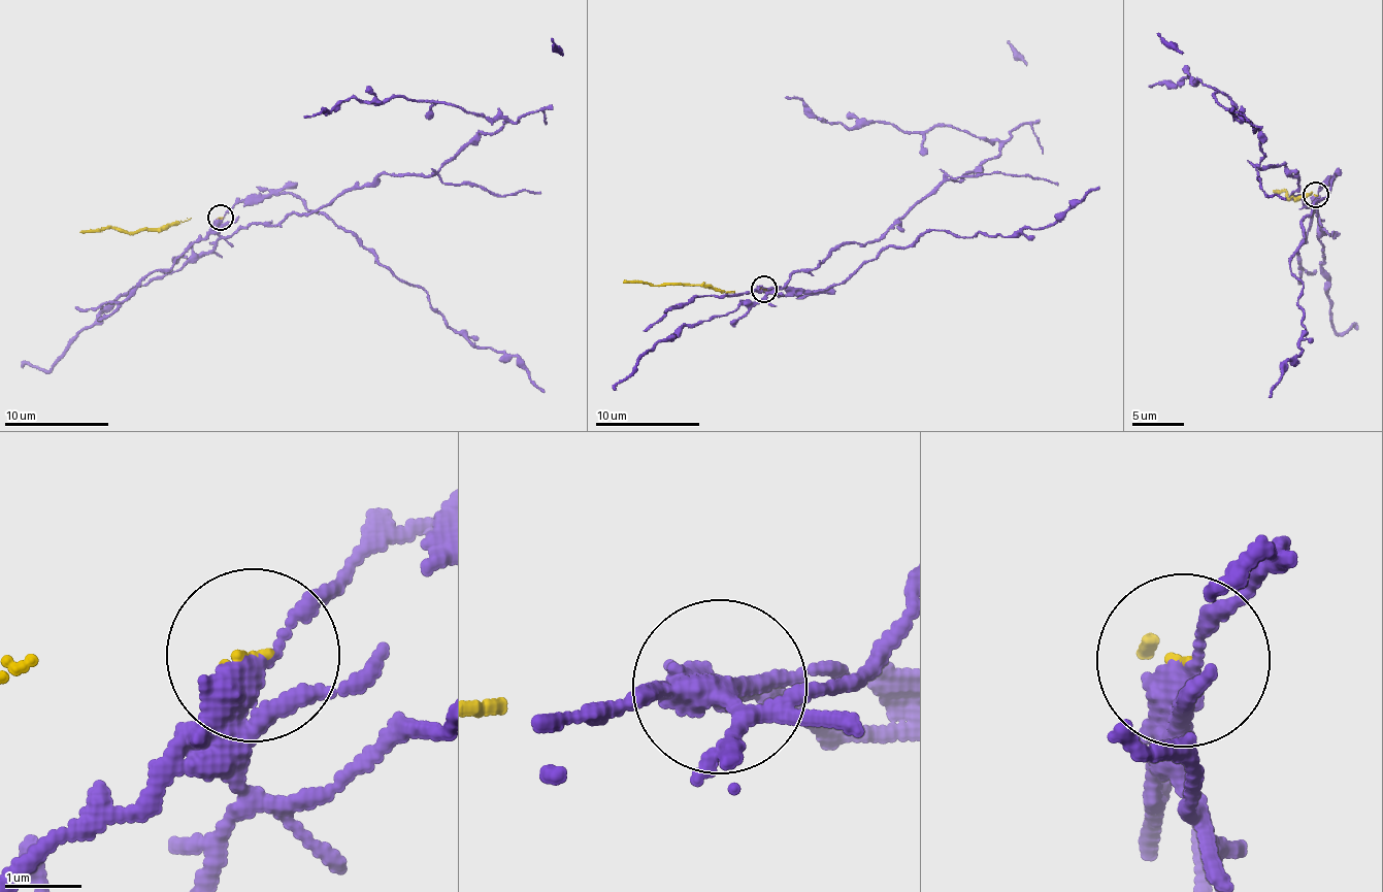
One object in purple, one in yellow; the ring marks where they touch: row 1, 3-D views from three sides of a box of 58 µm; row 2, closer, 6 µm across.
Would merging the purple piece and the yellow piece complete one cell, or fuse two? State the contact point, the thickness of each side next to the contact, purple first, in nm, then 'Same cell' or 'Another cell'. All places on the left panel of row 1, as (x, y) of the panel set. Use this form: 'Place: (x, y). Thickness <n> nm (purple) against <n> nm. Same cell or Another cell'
Place: (221, 218). Thickness 280 nm (purple) against 70 nm. Another cell

